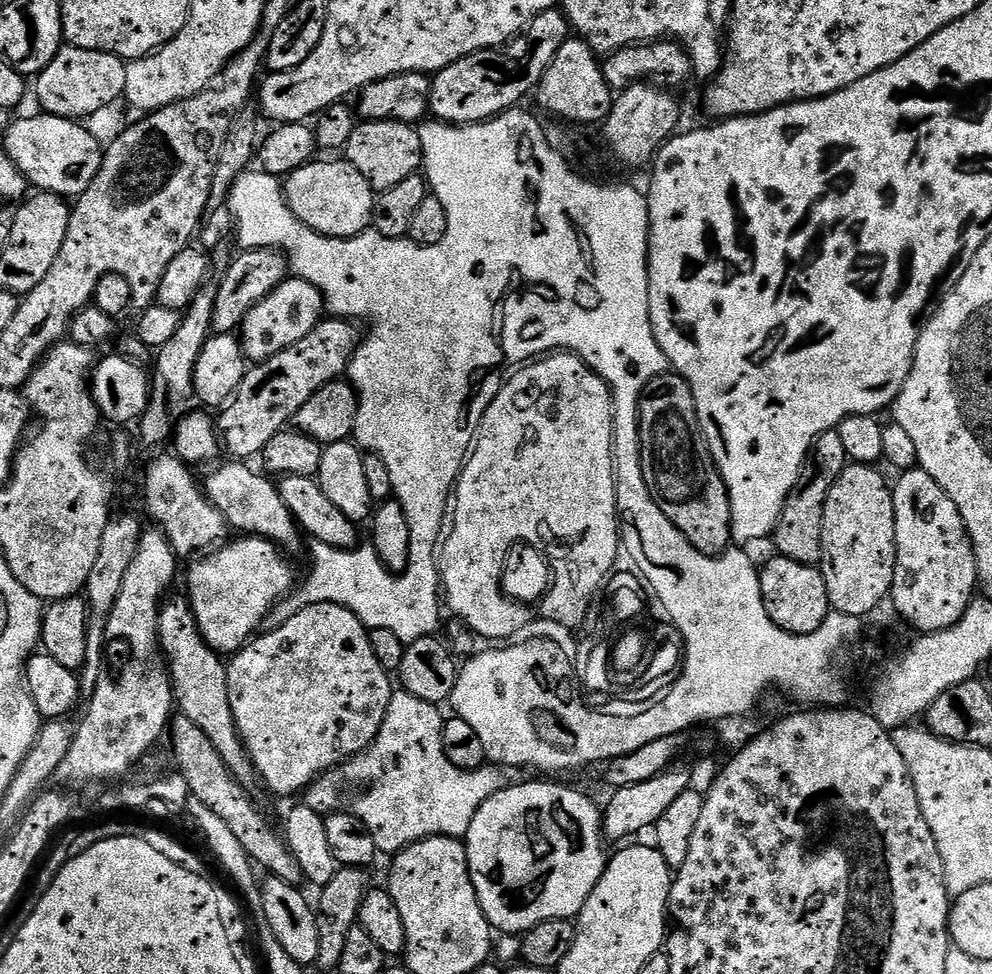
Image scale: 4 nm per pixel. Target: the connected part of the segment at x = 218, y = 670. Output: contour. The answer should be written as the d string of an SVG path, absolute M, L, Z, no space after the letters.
M176 592L165 599L160 608L158 632L160 651L172 677L172 690L178 701L179 715L202 726L206 738L210 738L214 750L222 754L222 762L226 762L236 781L246 789L255 789L255 784L258 784L256 767L243 738L240 737L240 730L234 720L234 710L230 708L227 663L222 659L221 653L215 652L205 642L187 595Z

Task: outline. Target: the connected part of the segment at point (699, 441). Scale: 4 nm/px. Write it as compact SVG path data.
M669 370L663 376L654 378L644 387L644 397L640 400L640 461L642 474L646 478L646 486L658 502L662 514L686 534L688 541L702 554L720 556L729 551L732 539L732 506L730 494L714 458L710 454L710 446L702 434L702 426L698 422L698 410L694 402L694 390L685 382L683 376Z

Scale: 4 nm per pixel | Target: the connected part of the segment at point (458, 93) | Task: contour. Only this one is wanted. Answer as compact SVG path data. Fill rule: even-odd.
M559 7L546 10L528 25L527 36L528 45L520 56L520 64L512 64L510 57L503 56L503 51L489 50L470 54L435 73L431 77L432 93L428 99L431 115L445 124L481 124L517 107L531 92L533 95L539 89L542 74L546 74L550 62L554 62L554 54L558 54L570 38L568 18Z

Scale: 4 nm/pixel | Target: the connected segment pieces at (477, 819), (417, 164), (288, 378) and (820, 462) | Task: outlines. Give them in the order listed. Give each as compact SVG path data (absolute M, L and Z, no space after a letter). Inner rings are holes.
M513 783L500 793L482 802L481 808L474 814L473 822L470 823L466 837L468 849L468 869L474 882L474 890L478 894L478 902L486 914L486 918L492 923L493 929L500 934L523 934L529 932L534 926L551 920L572 920L579 917L582 906L586 906L586 898L594 894L594 886L602 878L605 868L610 859L609 853L604 853L606 845L606 828L602 823L602 812L588 796L575 792L572 788L563 788L560 784L516 784Z
M364 120L357 123L342 149L343 159L370 182L377 194L398 186L398 182L417 175L423 169L422 138L419 127L403 124L400 120Z
M343 318L321 319L320 324L314 326L310 334L306 334L306 338L274 354L274 358L253 363L242 378L242 386L238 386L236 395L224 405L218 416L218 431L227 455L229 452L232 455L229 457L232 458L259 457L266 442L270 442L274 434L285 431L295 421L298 410L302 410L302 406L306 406L306 402L310 402L310 398L314 398L318 390L322 390L332 380L341 379L347 373L348 365L352 363L352 355L360 347L362 332L356 328L359 327L353 321Z
M839 430L823 432L812 444L812 451L804 468L800 472L794 490L786 498L782 514L778 518L778 526L774 533L775 551L786 558L794 558L794 562L819 565L822 554L822 518L826 510L826 498L838 482L841 474L848 469L846 446L842 442Z

